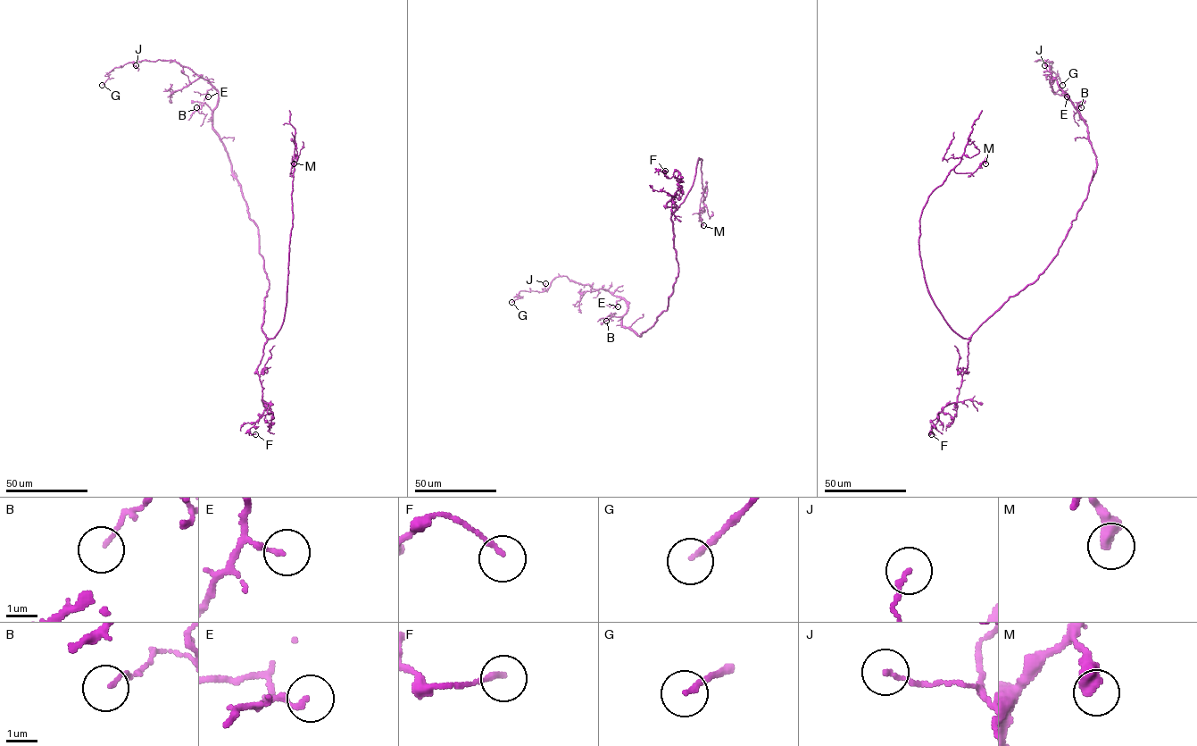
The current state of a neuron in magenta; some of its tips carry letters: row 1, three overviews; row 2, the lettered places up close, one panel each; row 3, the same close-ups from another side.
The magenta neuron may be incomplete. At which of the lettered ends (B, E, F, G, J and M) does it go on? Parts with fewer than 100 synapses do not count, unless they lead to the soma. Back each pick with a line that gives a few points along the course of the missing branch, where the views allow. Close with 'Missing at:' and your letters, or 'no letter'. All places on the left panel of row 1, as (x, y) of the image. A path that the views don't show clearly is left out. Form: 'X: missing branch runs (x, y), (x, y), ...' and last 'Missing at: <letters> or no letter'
Missing at: no letter

